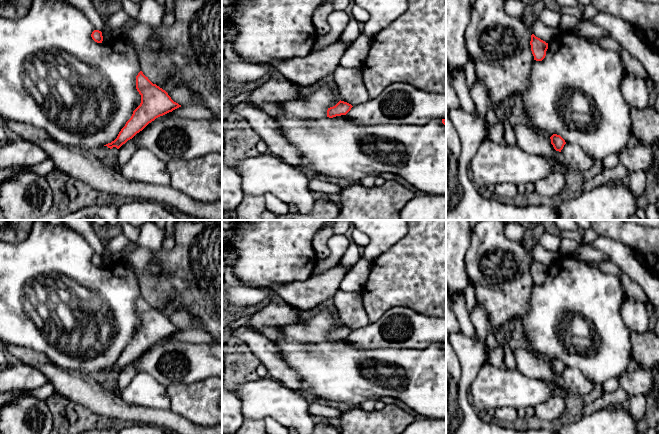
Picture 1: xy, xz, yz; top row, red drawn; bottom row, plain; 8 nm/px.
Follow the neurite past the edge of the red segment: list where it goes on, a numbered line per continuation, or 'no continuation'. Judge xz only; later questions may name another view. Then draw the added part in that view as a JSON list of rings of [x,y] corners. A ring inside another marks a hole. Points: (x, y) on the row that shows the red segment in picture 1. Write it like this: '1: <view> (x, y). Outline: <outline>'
no continuation

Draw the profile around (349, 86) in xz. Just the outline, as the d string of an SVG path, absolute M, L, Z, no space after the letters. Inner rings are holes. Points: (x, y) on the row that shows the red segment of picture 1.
M339 65L332 77L336 93L341 101L355 106L370 100L362 81L361 67L345 68Z

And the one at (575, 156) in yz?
M566 143L561 153L569 168L579 170L582 173L594 164L594 160L578 144Z

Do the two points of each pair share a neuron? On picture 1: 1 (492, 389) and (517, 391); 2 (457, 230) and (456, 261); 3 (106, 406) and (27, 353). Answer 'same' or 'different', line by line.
1: same
2: same
3: same

